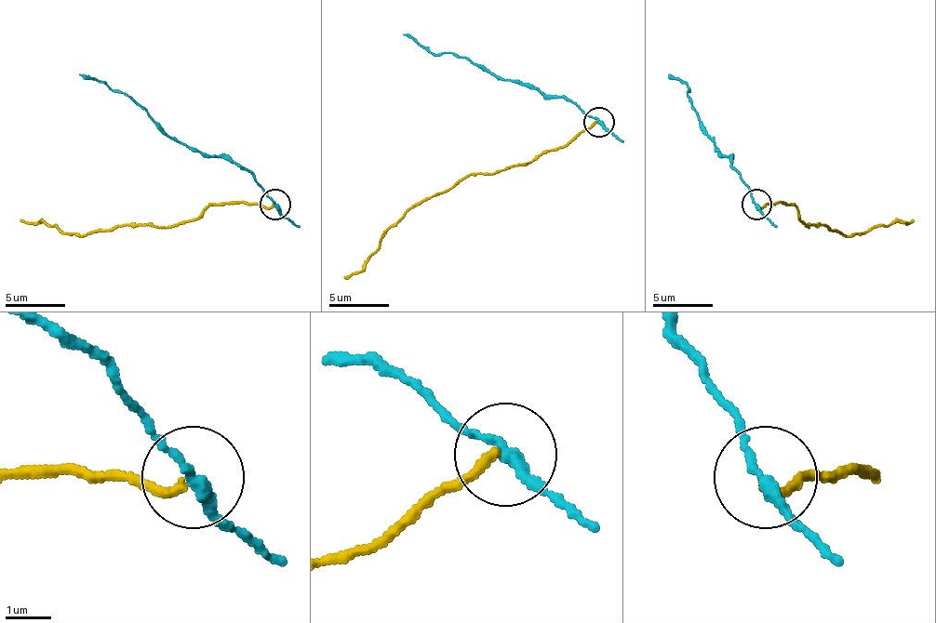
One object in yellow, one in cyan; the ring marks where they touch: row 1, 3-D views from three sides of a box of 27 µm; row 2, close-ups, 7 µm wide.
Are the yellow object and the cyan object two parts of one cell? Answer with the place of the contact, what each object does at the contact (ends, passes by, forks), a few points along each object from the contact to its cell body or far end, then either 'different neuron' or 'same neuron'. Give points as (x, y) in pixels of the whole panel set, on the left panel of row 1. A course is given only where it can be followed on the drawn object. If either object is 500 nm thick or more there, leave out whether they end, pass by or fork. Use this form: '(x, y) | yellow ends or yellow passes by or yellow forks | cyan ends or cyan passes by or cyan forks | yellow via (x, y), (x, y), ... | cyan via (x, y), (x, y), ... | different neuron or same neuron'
(275, 204) | yellow ends | cyan passes by | yellow via (273, 205), (215, 202), (197, 217), (170, 226), (122, 226), (68, 235), (46, 223), (20, 219) | cyan via (275, 205), (248, 172), (227, 160), (180, 144), (127, 96), (80, 75) | different neuron

